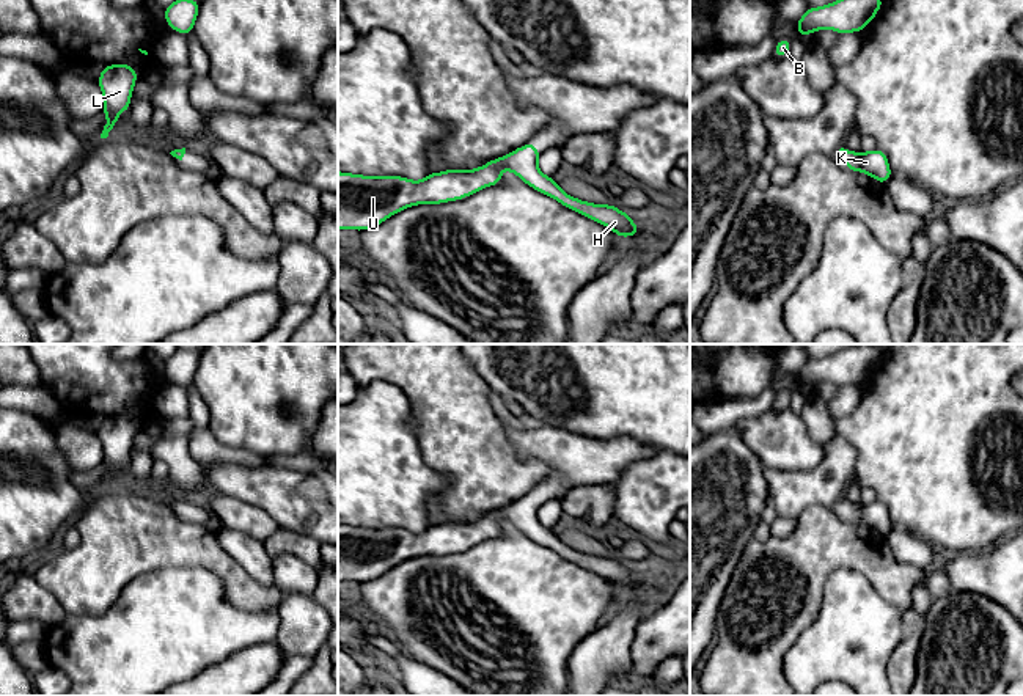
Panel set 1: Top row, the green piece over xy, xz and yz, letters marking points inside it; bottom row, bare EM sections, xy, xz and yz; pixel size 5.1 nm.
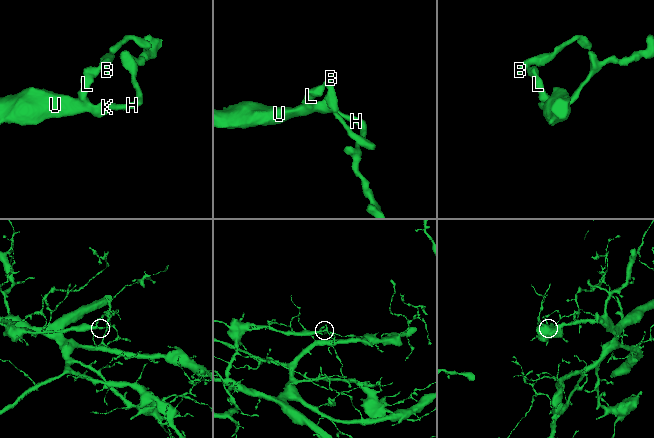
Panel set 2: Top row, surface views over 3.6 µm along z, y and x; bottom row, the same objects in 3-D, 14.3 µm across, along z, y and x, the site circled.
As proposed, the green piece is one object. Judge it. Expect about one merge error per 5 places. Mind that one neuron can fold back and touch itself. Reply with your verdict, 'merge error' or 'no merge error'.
no merge error

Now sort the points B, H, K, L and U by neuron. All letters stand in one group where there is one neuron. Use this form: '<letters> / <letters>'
B H K L U

